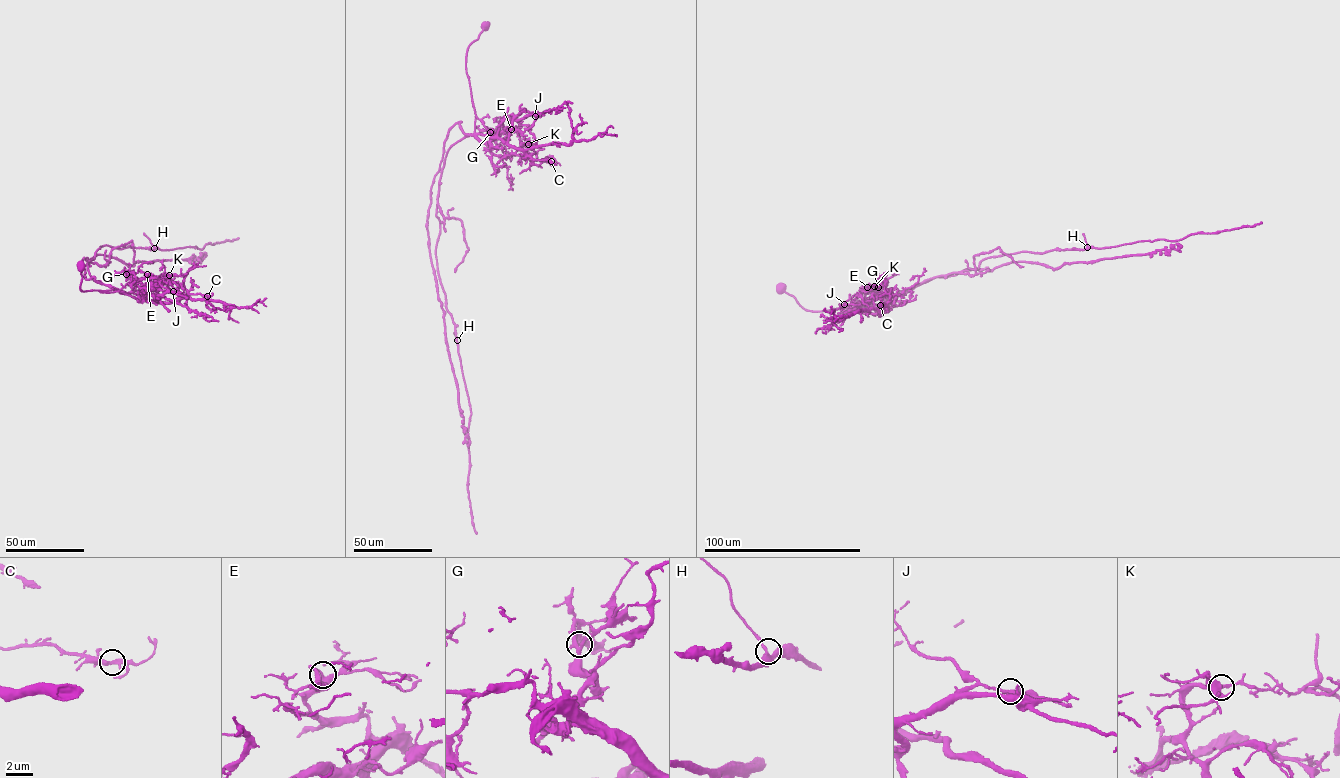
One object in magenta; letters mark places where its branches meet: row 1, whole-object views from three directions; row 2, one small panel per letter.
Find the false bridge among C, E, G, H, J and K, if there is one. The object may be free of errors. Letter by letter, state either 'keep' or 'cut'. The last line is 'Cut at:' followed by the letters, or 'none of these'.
C: keep
E: keep
G: keep
H: keep
J: cut
K: keep
Cut at: J

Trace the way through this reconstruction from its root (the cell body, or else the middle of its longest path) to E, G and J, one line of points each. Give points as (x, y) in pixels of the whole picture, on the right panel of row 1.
E: (781, 288), (809, 310), (870, 304), (887, 305), (872, 292), (866, 292), (867, 287)
G: (781, 288), (804, 309), (814, 311), (870, 304), (887, 306), (879, 297), (878, 287)
J: (781, 288), (803, 308), (811, 311), (887, 305), (876, 296), (863, 300), (864, 304), (844, 304)

